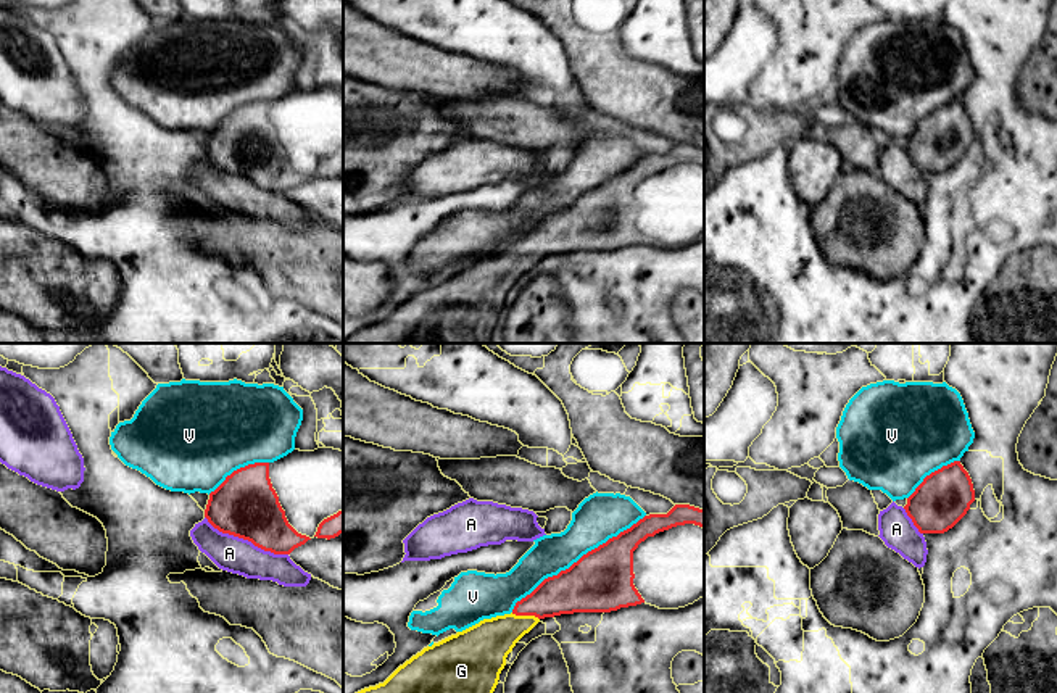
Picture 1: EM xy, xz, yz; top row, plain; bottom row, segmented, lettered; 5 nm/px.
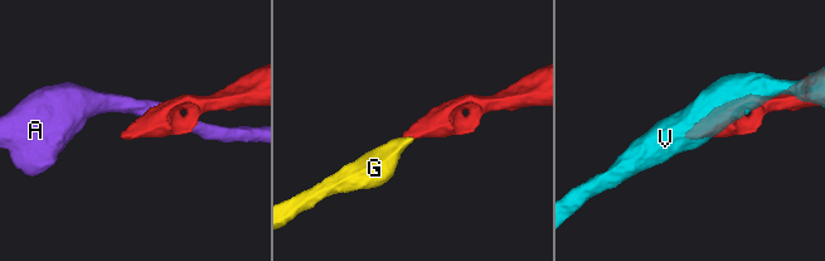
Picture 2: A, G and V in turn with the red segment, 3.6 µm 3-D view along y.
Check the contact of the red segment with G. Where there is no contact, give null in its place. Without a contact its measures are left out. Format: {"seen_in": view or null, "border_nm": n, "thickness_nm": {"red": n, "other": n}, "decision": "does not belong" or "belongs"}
{"seen_in": "xz", "border_nm": 150, "thickness_nm": {"red": 220, "other": 220}, "decision": "belongs"}

